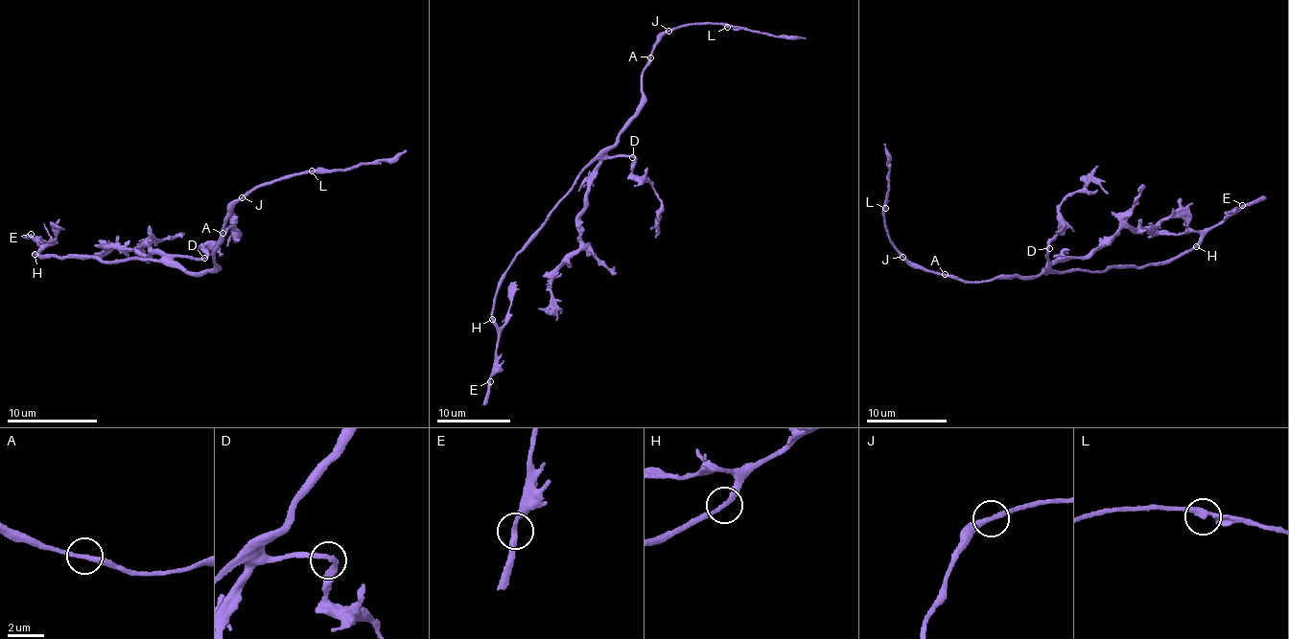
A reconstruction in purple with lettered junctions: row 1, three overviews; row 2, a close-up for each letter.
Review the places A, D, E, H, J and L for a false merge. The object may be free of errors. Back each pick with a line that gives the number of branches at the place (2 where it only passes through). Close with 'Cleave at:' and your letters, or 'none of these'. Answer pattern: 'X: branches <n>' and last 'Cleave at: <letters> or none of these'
Cleave at: none of these

